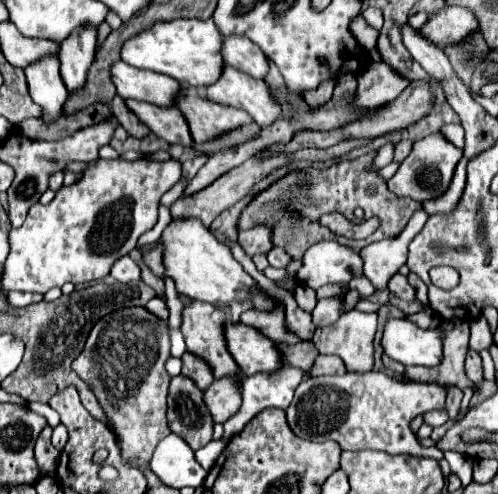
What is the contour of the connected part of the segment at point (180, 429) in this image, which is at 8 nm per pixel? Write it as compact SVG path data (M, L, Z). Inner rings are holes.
M181 374L169 384L167 420L171 432L181 436L191 450L199 450L211 442L213 420L203 402L203 392Z

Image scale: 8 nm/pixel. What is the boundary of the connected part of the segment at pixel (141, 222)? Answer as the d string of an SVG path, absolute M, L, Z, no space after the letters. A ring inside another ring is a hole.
M97 160L73 186L57 190L55 198L43 206L33 204L21 228L9 234L11 252L5 262L1 286L5 290L45 294L65 282L83 284L105 278L111 264L129 254L141 234L157 224L157 204L161 196L181 178L179 160Z

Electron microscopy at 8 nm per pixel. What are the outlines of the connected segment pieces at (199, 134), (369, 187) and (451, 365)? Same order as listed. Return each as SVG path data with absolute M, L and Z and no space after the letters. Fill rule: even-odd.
M185 88L183 96L179 96L175 106L183 110L193 142L197 144L251 122L251 116L247 112L215 104L203 98L195 88Z
M373 150L361 158L355 158L355 160L341 160L327 168L291 170L287 176L279 178L267 190L263 190L251 198L251 202L243 208L243 212L237 220L237 230L247 230L247 228L255 228L259 224L267 224L271 228L273 246L283 248L293 260L301 260L303 252L309 246L313 246L321 240L329 240L329 238L343 242L343 244L351 246L353 250L361 252L361 248L365 248L371 242L399 236L399 232L403 232L405 224L409 222L411 214L421 204L411 198L395 196L393 192L389 192L387 180L383 180L379 176L379 170L373 170L375 156L377 156L377 150ZM355 208L363 208L365 220L371 216L379 216L379 220L381 220L381 226L377 228L377 232L365 240L349 240L349 238L337 236L329 228L323 228L319 224L321 214L329 214L335 210L343 212L351 222L357 222L357 218L353 214ZM293 214L299 214L299 218L293 218Z
M443 320L443 360L435 368L407 368L405 378L413 382L445 382L465 390L473 386L465 376L465 354L469 348L469 322L467 320Z

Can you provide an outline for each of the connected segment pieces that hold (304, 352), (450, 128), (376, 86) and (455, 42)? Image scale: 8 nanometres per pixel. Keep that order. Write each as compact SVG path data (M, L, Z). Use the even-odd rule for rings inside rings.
M301 340L299 344L275 344L275 348L279 348L279 352L283 354L283 364L297 366L303 372L309 372L317 356L311 340Z
M446 124L440 133L455 146L463 149L465 146L465 132L461 124Z
M385 62L367 64L359 72L359 86L353 96L355 108L377 108L395 100L409 82Z
M445 6L437 12L429 14L429 20L419 28L425 40L439 48L447 46L463 46L473 34L481 32L479 20L475 20L473 12L459 6Z

